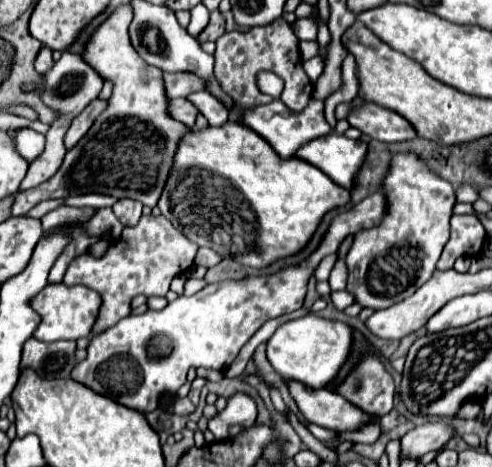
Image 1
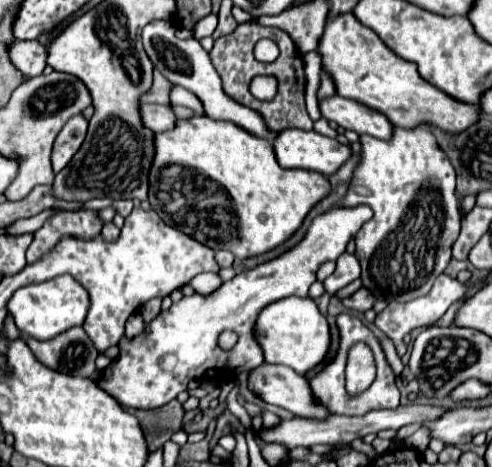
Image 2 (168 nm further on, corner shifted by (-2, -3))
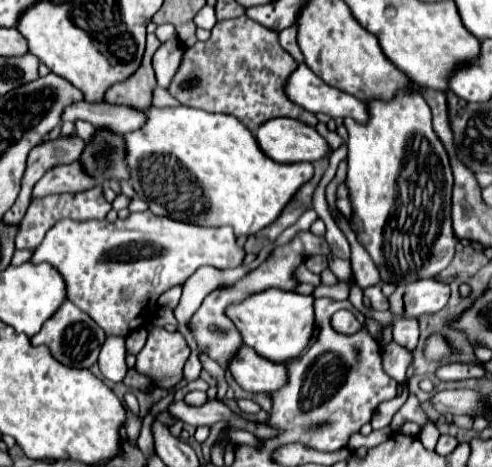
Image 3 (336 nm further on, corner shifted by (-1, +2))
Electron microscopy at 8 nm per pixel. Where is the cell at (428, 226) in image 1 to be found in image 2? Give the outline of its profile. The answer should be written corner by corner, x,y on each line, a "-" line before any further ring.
429,124
417,128
395,126
389,140
377,140
373,136
359,136
361,160
353,172
347,194
331,208
353,208
359,204
371,206
373,218
361,226
355,234
355,256
361,264
361,280
367,290
377,298
409,302
415,296
425,296
431,290
435,278
445,272
451,262
451,248
461,230
459,200
455,194
455,174
447,154
437,146
437,140

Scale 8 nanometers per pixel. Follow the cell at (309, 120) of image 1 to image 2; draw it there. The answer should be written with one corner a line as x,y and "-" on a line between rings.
153,20
149,22
145,28
143,28
143,46
149,46
149,58
153,62
153,66
165,76
169,78
169,82
173,84
179,84
183,88
187,88
189,92
193,92
201,102
203,102
203,108
205,108
205,114
209,118
219,118
219,120
229,120
229,122
235,122
237,126
249,130
251,134
257,134
261,138
267,138
267,140
273,140
277,134
275,132
269,132
261,114
257,114
255,110
249,110
245,106
239,106
235,100
231,100
223,88
221,88
221,78
217,76
211,60
209,60
209,54
201,48
199,42
183,42
175,36
175,30
177,26
171,22
171,20

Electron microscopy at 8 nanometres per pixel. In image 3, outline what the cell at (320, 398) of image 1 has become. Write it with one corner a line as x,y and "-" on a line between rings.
240,349
228,367
236,383
250,393
272,395
288,383
288,369
282,363
268,361
254,353
254,349

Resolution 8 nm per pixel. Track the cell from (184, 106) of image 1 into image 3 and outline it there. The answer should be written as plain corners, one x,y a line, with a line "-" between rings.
80,101
64,109
62,117
62,121
76,121
76,119
86,119
94,127
106,125
108,129
116,129
116,133
126,135
130,131
140,129
146,123
146,113
144,109
136,109
130,105
110,105
108,101
88,105
86,101

